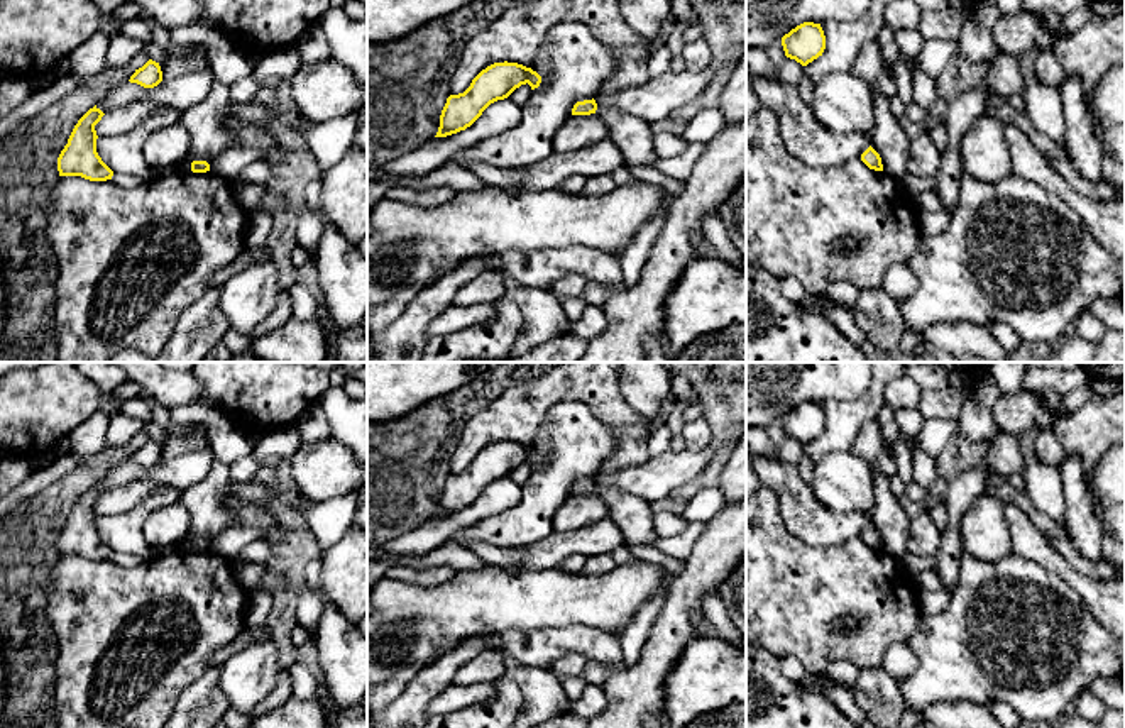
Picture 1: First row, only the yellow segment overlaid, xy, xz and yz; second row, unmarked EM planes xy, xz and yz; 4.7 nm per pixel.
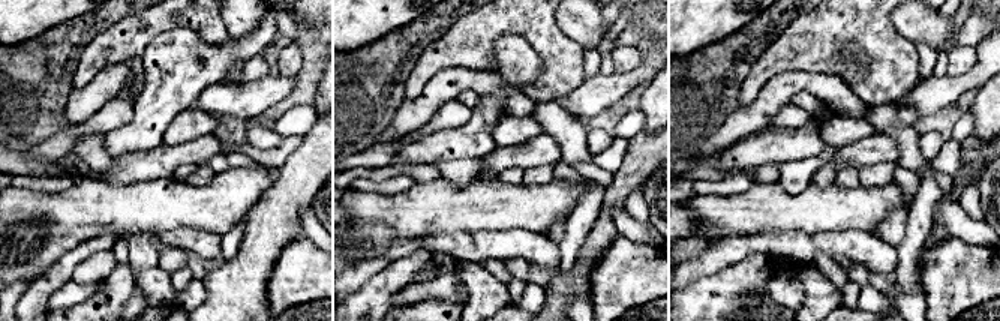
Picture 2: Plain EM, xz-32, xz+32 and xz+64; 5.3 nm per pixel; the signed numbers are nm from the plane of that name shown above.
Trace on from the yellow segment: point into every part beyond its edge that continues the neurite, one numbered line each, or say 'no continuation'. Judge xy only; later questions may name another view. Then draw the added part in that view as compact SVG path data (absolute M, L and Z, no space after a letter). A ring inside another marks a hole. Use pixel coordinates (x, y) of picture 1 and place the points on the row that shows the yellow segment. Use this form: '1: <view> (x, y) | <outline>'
no continuation

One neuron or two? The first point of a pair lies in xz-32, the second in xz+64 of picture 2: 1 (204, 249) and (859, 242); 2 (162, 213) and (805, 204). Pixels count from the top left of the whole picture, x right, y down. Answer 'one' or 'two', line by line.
1: one
2: one

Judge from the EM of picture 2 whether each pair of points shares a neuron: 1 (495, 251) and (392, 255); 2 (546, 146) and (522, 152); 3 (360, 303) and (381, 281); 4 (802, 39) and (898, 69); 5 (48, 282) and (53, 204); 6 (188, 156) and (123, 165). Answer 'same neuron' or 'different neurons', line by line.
1: same neuron
2: same neuron
3: same neuron
4: same neuron
5: different neurons
6: same neuron

